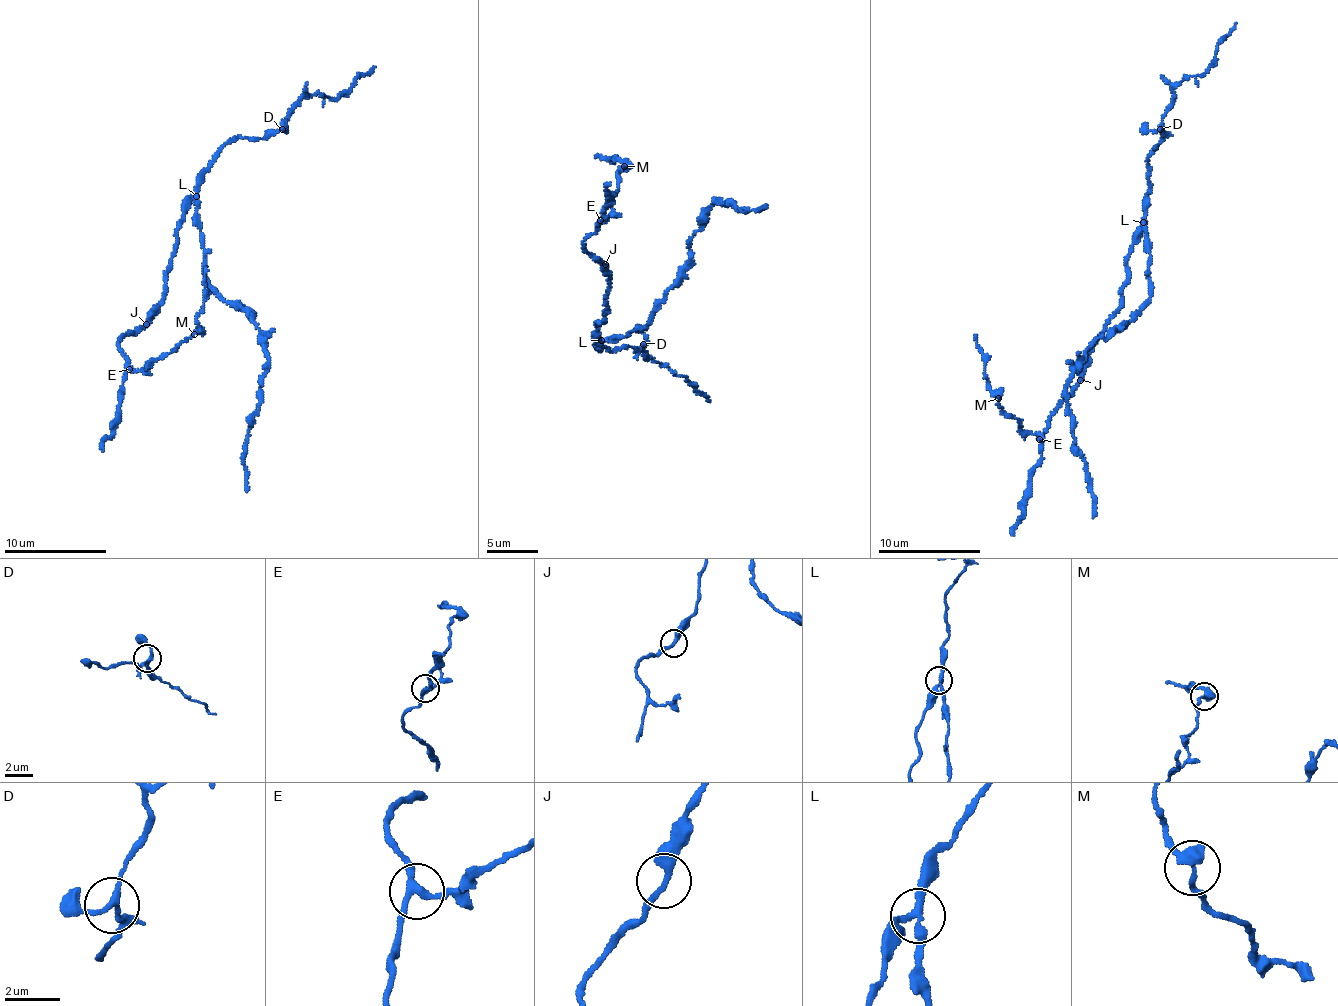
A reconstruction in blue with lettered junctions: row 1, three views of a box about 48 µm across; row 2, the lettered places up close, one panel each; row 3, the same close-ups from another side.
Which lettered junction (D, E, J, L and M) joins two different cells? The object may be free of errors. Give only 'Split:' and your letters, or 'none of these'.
Split: L

